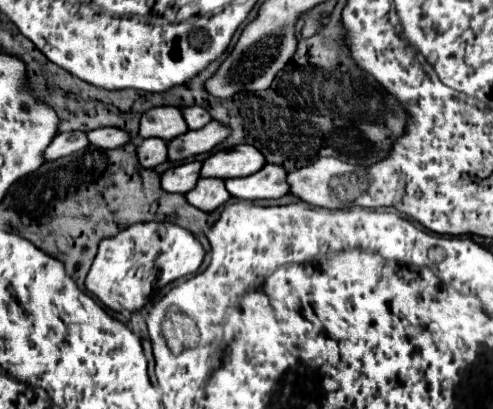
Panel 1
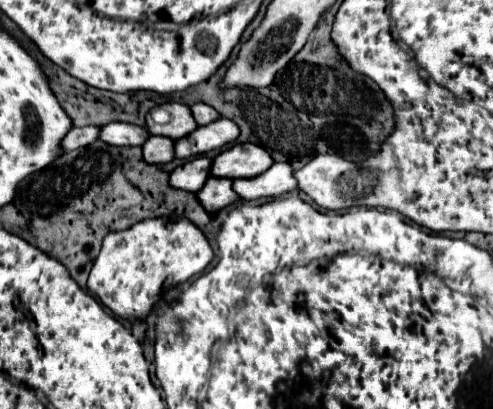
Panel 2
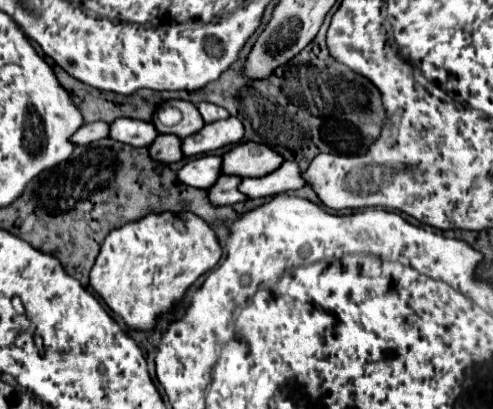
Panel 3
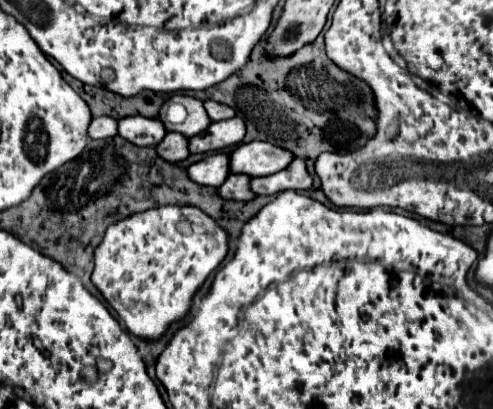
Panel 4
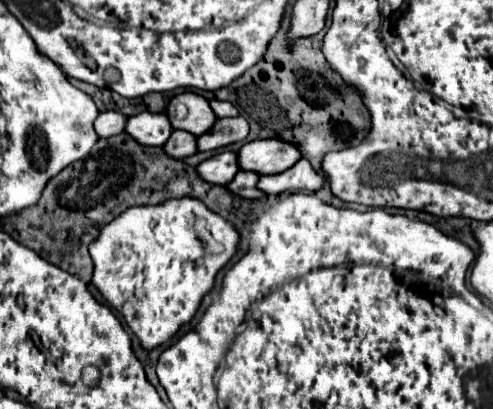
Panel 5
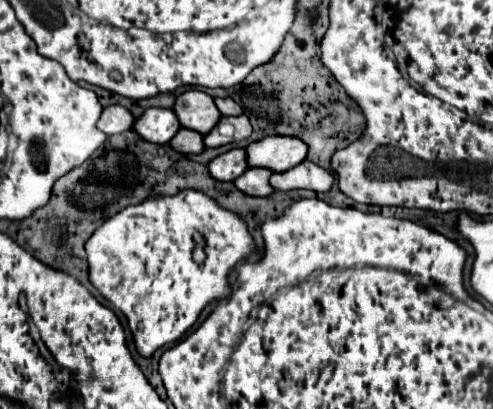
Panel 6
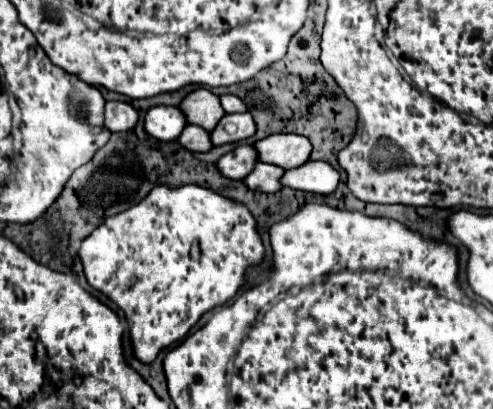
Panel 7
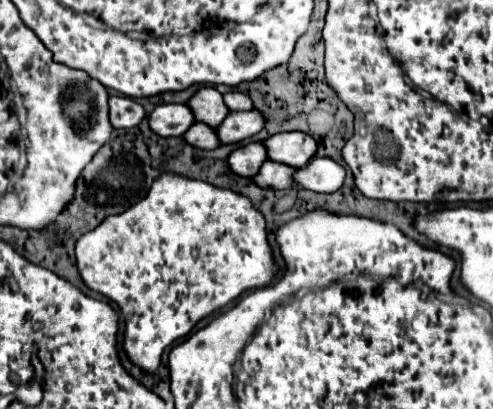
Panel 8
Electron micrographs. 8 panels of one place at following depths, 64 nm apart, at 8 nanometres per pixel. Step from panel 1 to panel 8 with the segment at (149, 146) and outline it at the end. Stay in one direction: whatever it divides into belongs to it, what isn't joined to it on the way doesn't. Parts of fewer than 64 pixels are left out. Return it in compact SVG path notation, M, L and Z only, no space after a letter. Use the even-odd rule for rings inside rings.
M194 122L188 128L188 132L184 134L184 138L188 140L188 144L202 148L202 150L214 150L220 146L220 138L218 138L216 130L210 128L208 124L202 124L202 122Z

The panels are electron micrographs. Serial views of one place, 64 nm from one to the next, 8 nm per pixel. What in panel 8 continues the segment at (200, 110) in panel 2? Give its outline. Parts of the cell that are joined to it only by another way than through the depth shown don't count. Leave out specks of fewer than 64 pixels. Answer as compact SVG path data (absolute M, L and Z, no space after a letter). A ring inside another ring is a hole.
M228 92L224 94L224 102L230 110L252 110L252 98L244 92Z

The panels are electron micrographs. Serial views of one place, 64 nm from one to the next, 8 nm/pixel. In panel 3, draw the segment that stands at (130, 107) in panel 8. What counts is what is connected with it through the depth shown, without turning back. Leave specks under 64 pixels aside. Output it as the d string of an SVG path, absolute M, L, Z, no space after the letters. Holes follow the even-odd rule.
M96 120L96 122L84 124L84 128L80 128L80 132L76 132L76 136L72 136L72 142L74 144L90 144L90 142L108 138L108 134L110 134L110 124Z

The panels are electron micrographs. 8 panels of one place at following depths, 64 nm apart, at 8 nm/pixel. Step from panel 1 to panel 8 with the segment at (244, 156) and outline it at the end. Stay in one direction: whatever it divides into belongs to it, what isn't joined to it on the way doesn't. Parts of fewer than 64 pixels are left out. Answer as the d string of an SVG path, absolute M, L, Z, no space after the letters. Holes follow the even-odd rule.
M284 132L274 134L264 140L268 148L268 158L276 162L284 162L294 168L302 168L310 162L318 152L318 142L304 132Z

